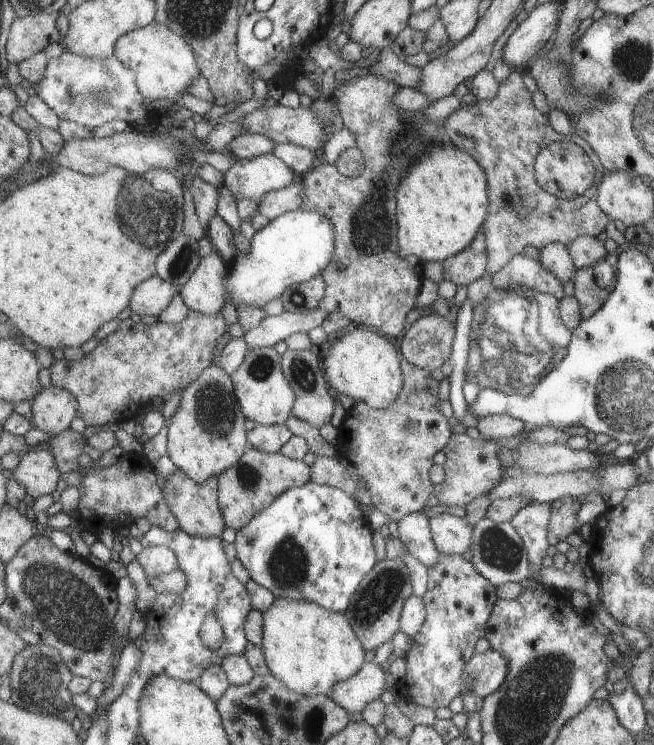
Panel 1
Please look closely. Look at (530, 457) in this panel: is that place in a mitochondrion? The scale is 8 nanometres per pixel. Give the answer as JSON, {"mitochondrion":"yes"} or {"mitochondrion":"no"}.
{"mitochondrion":"yes"}

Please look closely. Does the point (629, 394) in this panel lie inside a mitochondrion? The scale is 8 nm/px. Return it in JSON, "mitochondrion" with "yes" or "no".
{"mitochondrion":"yes"}

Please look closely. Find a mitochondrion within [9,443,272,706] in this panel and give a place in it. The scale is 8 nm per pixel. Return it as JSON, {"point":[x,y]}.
{"point":[71,609]}

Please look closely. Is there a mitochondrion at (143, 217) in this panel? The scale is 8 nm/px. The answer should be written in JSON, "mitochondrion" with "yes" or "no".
{"mitochondrion":"yes"}

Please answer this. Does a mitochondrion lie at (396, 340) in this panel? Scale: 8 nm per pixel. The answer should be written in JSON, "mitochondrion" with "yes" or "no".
{"mitochondrion":"no"}

